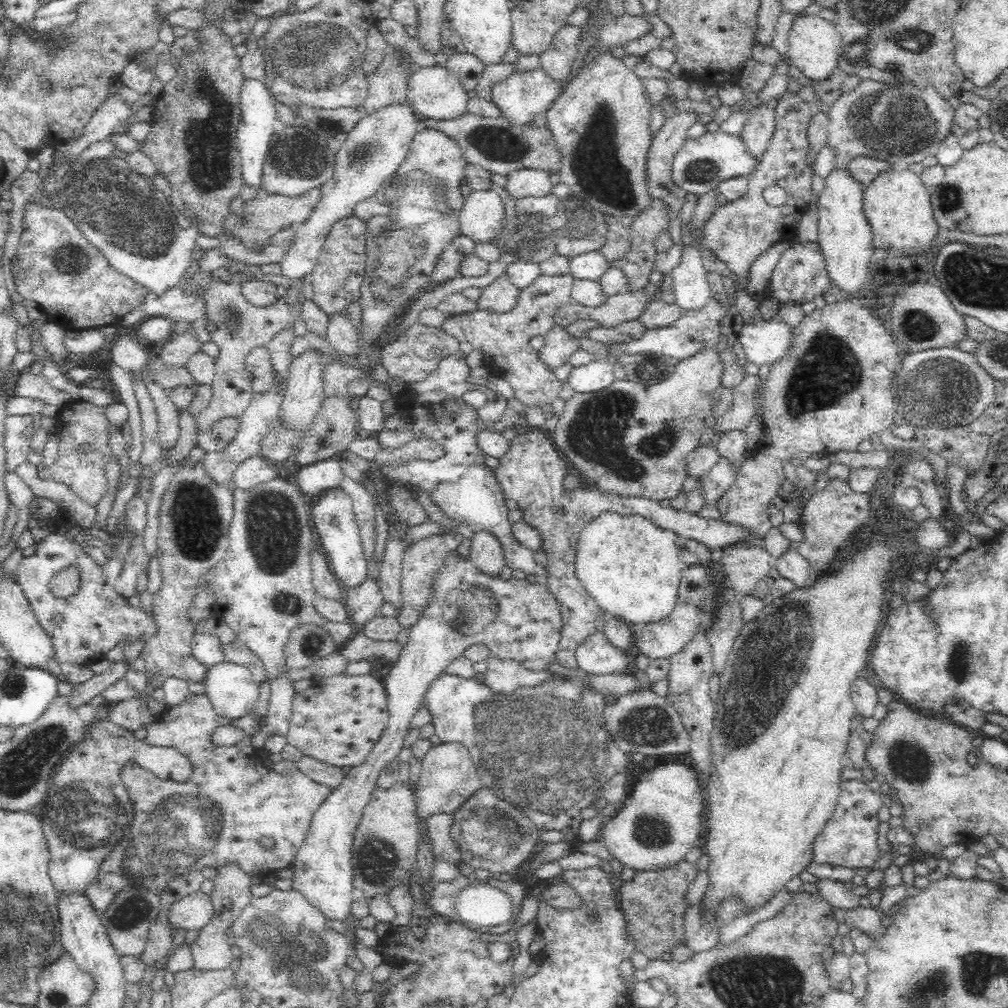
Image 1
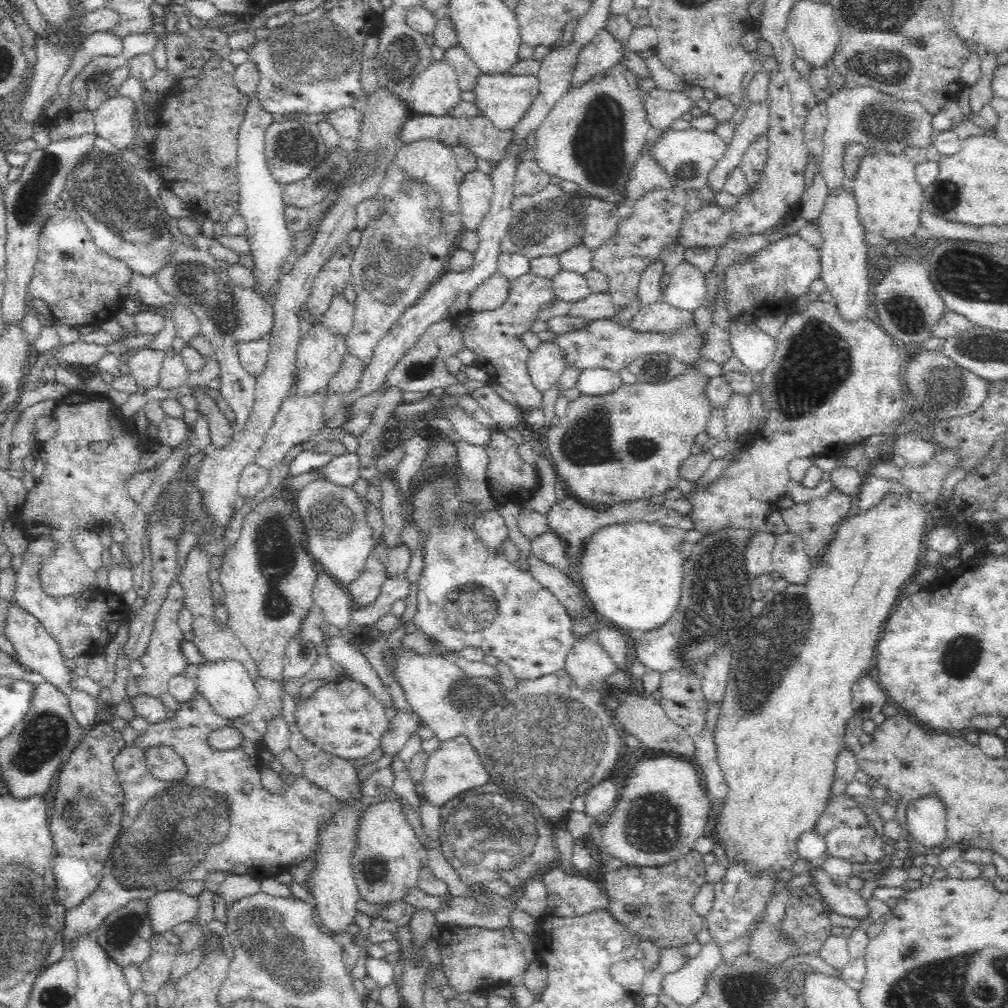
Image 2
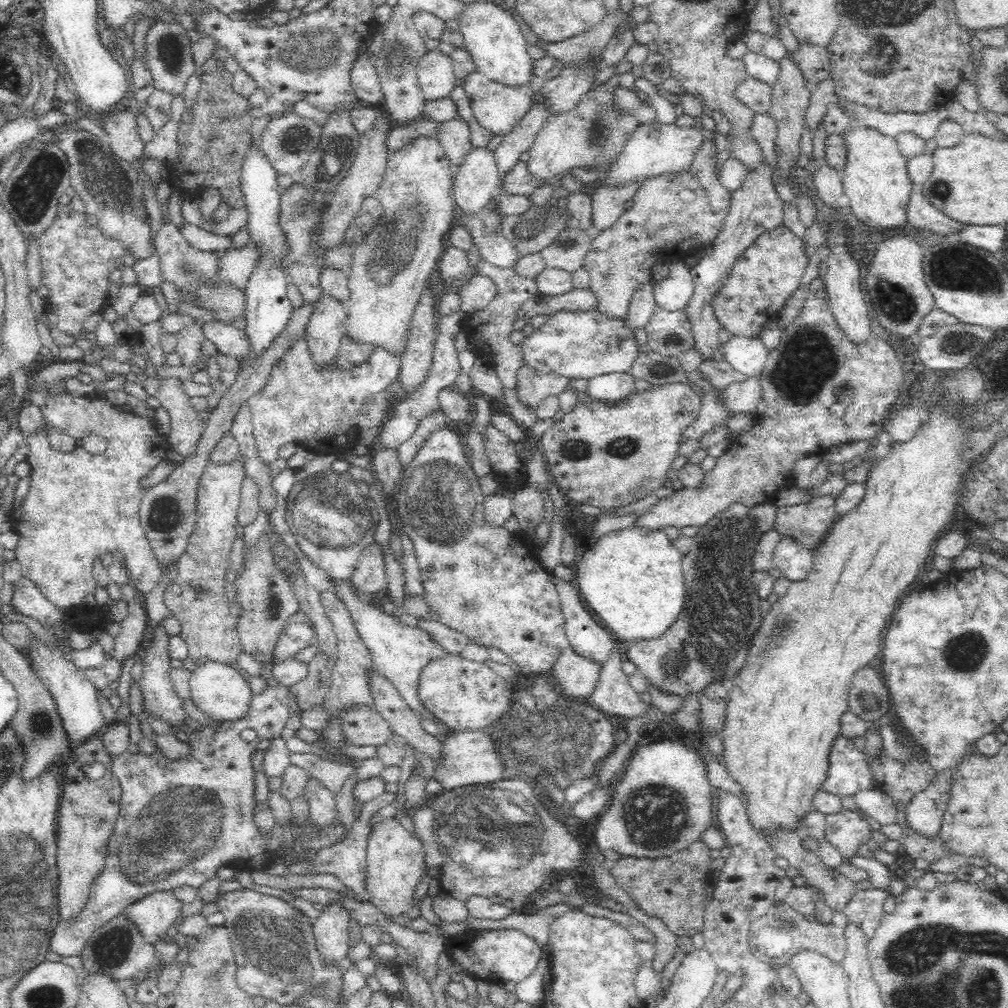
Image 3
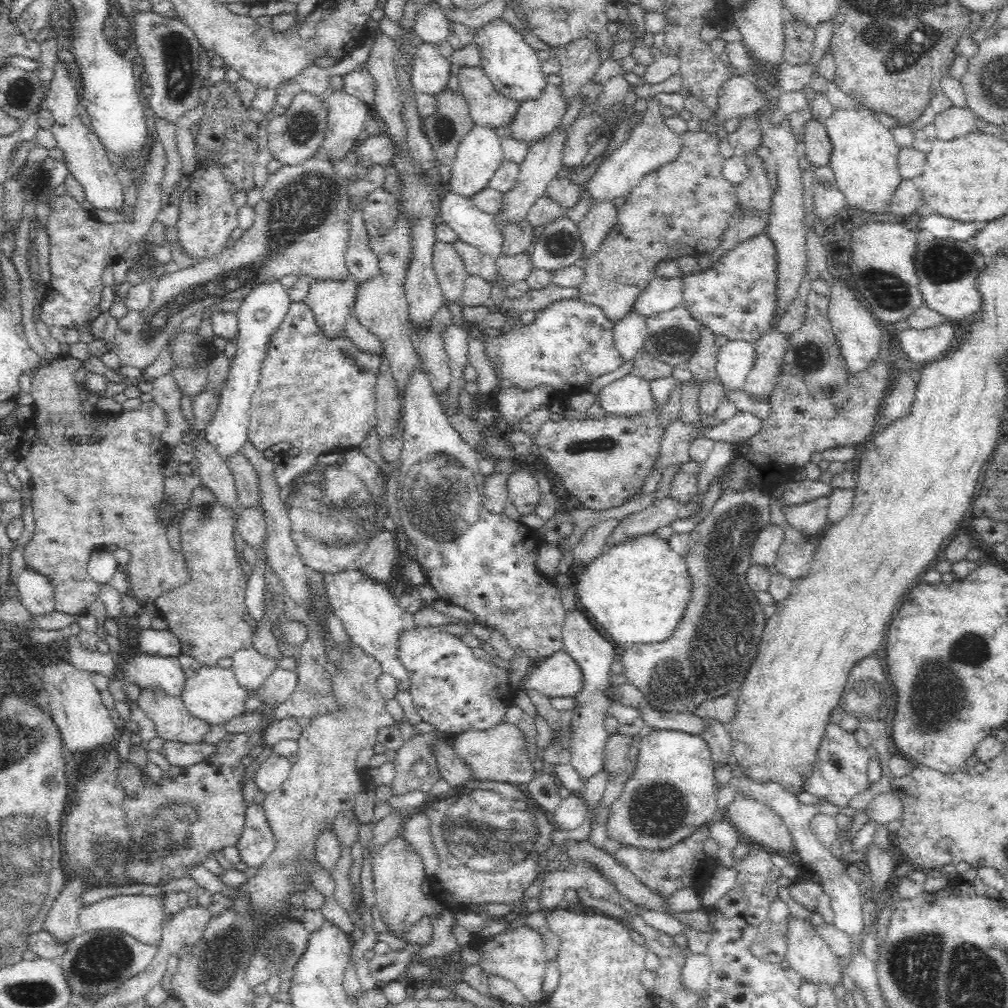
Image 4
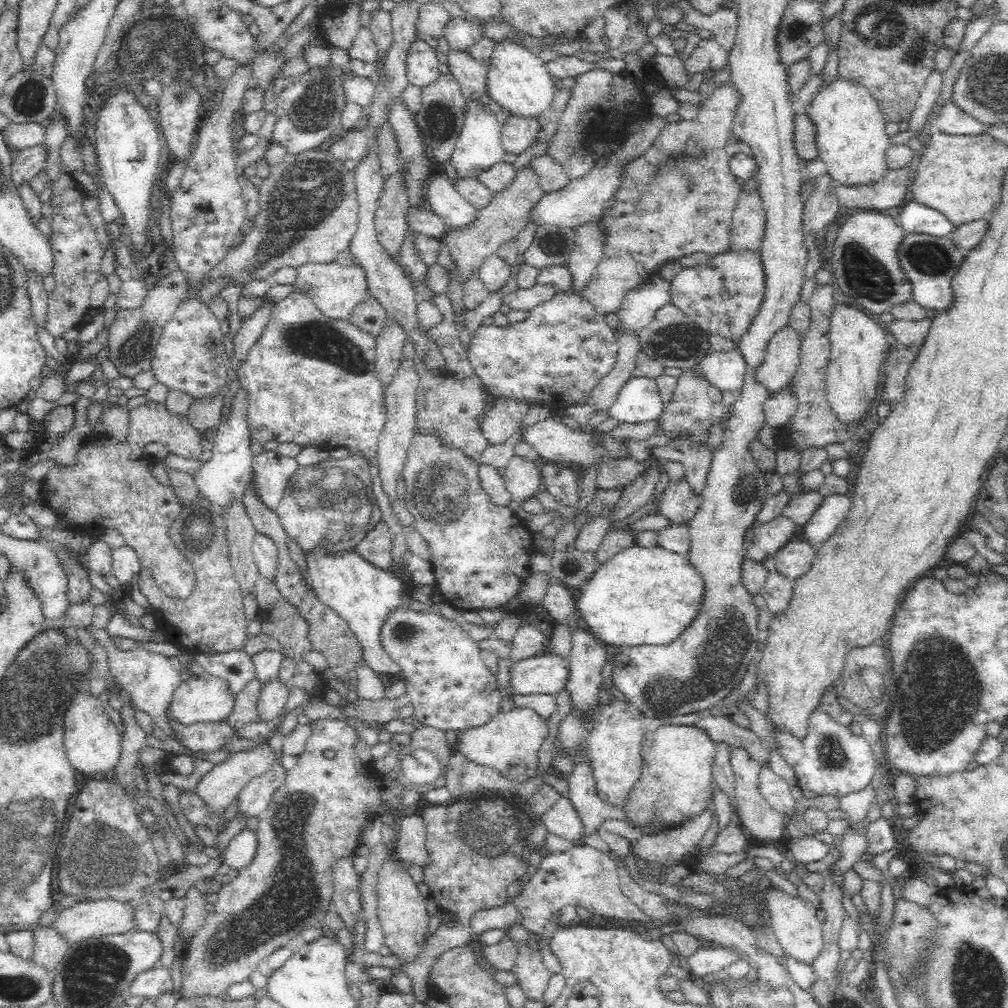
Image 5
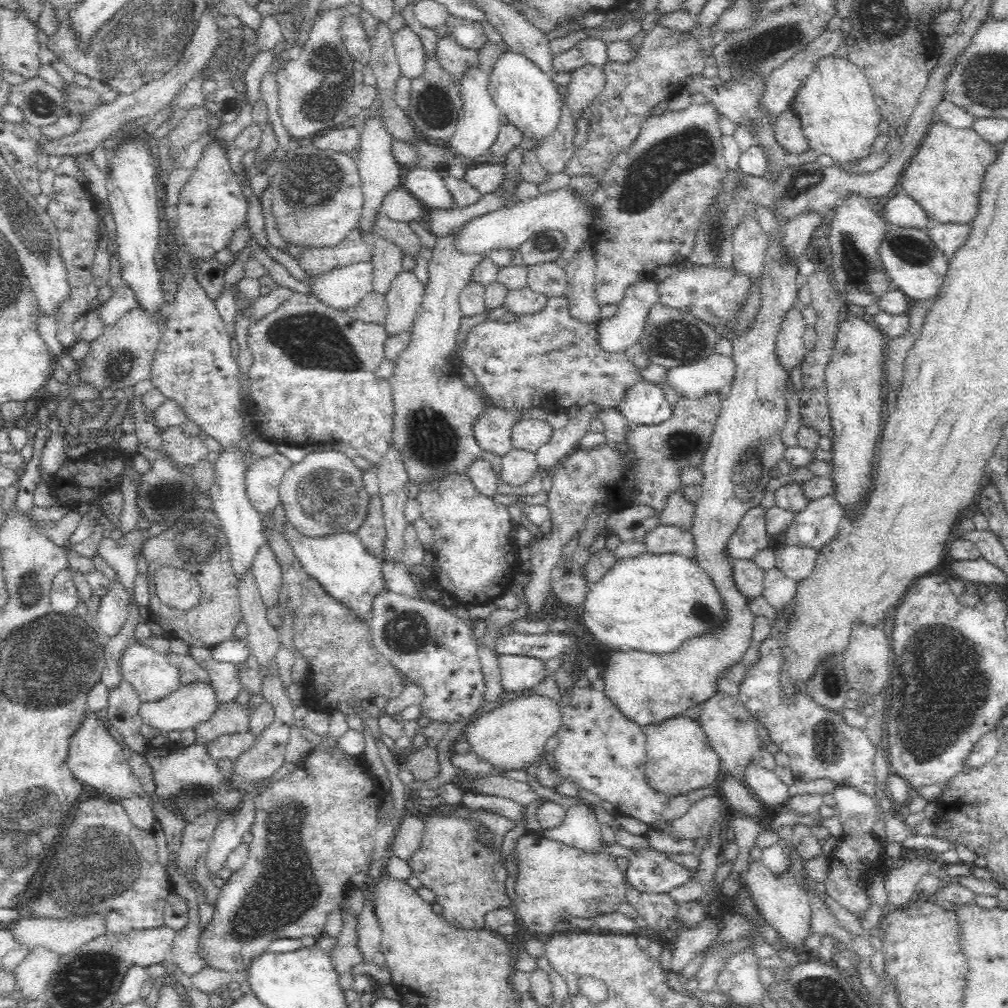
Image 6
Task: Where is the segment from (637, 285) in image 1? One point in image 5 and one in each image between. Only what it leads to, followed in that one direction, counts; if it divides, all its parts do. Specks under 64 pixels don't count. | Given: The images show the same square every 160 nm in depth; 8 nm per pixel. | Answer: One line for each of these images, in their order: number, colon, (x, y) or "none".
2: (657, 216)
3: (673, 215)
4: (681, 210)
5: (677, 199)

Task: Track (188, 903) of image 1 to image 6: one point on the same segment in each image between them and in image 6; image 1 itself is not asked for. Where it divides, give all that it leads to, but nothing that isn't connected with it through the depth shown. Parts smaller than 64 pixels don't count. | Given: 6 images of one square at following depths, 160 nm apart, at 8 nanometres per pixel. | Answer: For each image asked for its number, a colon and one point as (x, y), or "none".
2: (167, 910)
3: (154, 914)
4: (140, 916)
5: (89, 919)
6: (62, 935)

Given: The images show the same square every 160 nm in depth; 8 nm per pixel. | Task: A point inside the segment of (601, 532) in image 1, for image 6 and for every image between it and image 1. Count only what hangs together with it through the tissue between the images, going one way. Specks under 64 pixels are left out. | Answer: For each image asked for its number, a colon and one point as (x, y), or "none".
2: (632, 571)
3: (632, 578)
4: (636, 590)
5: (643, 595)
6: (652, 602)

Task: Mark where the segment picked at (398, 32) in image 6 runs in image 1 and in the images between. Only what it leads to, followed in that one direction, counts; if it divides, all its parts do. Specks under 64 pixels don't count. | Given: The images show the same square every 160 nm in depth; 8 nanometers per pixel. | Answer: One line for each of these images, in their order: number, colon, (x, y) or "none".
1: (433, 92)
2: (435, 91)
3: (435, 73)
4: (431, 71)
5: (423, 69)

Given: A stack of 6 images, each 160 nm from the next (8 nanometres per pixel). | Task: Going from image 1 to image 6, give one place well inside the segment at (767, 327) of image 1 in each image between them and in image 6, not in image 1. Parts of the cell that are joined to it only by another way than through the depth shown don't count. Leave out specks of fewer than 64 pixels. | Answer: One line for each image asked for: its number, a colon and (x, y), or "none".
2: (755, 348)
3: (749, 355)
4: (736, 358)
5: (726, 370)
6: (708, 375)

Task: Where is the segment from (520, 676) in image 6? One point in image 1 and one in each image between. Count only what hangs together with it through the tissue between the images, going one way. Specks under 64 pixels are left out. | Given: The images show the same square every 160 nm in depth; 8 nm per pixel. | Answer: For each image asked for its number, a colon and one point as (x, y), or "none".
1: (596, 655)
2: (589, 664)
3: (577, 675)
4: (559, 676)
5: (547, 673)

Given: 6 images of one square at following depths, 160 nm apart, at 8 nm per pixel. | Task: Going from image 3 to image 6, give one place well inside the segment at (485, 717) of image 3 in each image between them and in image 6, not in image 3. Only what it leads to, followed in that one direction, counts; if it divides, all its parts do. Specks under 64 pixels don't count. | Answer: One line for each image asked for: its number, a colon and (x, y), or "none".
4: (452, 690)
5: (450, 687)
6: (432, 648)

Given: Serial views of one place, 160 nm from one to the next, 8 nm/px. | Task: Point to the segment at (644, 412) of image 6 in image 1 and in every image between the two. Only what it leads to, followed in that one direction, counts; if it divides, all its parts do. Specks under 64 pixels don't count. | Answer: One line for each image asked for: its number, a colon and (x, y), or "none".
1: (587, 378)
2: (592, 381)
3: (610, 387)
4: (629, 394)
5: (638, 401)

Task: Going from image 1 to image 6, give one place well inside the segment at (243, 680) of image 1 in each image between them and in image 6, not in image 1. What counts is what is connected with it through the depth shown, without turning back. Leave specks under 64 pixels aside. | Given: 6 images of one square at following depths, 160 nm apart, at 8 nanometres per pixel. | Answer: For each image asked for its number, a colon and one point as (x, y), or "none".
2: (228, 688)
3: (222, 692)
4: (212, 694)
5: (207, 698)
6: (193, 703)

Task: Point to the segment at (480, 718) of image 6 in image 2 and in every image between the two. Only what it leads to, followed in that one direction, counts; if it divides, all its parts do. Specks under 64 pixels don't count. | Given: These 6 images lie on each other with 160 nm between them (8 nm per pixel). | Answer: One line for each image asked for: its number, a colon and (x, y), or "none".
2: (453, 768)
3: (467, 758)
4: (499, 754)
5: (509, 743)

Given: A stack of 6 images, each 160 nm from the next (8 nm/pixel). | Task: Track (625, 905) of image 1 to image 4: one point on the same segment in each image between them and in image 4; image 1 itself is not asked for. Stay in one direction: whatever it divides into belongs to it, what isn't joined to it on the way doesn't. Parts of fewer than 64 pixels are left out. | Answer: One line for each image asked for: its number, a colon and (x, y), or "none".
2: (656, 904)
3: (672, 890)
4: (664, 872)

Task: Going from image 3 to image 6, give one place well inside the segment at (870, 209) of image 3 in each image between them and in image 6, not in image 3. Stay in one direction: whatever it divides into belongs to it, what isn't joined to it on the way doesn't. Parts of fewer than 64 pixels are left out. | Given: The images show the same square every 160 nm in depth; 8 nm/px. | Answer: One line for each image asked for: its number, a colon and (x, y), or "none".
4: (865, 160)
5: (852, 140)
6: (840, 117)

